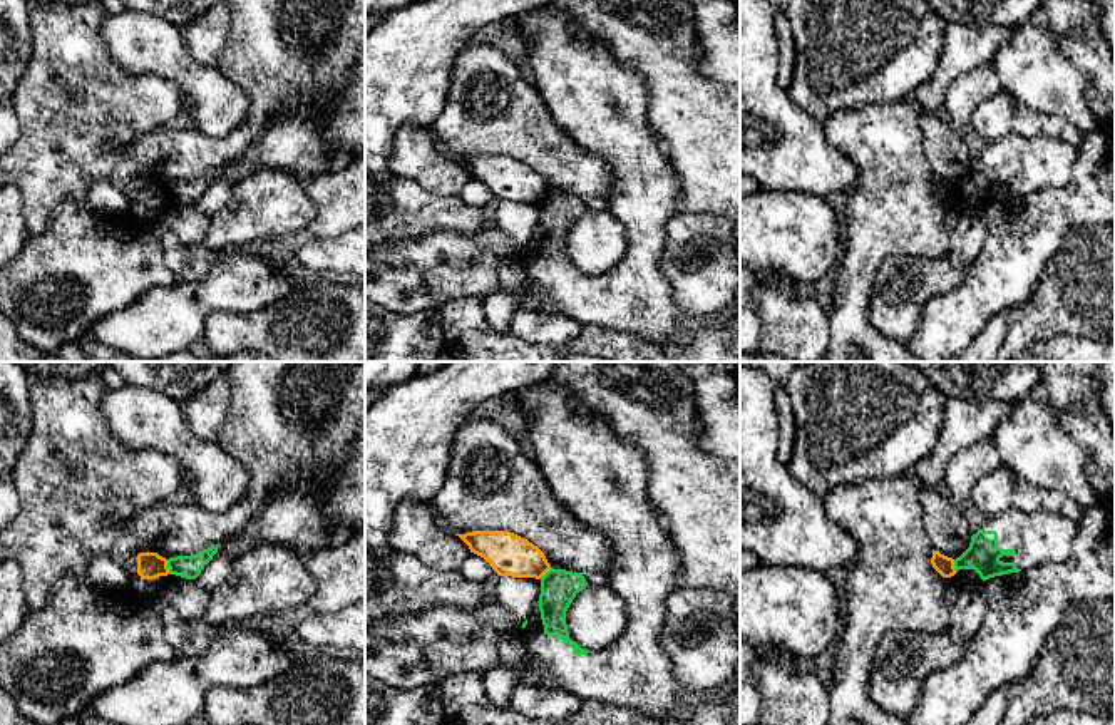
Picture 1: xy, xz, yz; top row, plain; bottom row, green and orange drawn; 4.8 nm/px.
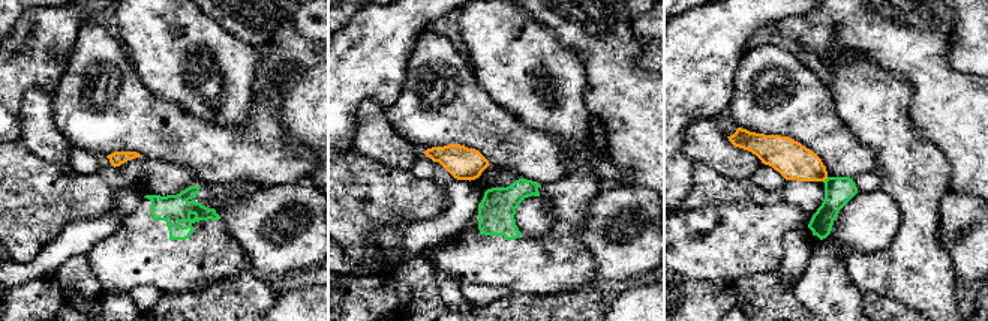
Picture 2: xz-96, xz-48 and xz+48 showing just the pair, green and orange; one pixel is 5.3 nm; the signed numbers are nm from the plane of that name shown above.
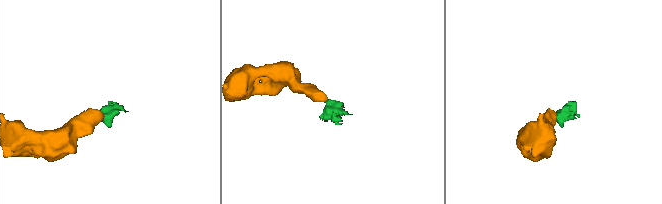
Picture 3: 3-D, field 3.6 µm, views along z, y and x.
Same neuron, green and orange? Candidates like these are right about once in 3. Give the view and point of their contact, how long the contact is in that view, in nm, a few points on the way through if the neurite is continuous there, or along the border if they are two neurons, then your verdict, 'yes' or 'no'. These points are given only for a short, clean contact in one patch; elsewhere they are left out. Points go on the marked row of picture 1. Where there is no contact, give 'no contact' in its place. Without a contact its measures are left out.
meets green in xy at (168, 566); contact 70 nm long; border along xy (166, 560), (169, 573); no

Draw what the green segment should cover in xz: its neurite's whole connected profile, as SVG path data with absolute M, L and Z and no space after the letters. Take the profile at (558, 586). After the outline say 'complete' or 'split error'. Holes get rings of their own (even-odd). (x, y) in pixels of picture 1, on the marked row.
M549 378L524 387L514 400L527 427L534 462L558 502L584 526L608 536L614 561L606 586L619 596L626 611L626 628L609 648L581 648L569 638L566 611L588 583L583 573L551 568L541 578L537 604L519 628L524 645L524 660L516 668L519 680L536 668L542 686L561 688L583 703L635 708L665 725L681 725L686 718L680 710L683 686L660 646L666 599L678 588L681 556L651 509L643 450L618 439L604 417L578 410L571 392Z | split error

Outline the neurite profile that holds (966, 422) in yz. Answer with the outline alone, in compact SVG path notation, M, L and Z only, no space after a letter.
M948 397L946 417L938 442L929 455L912 470L921 487L943 487L946 467L963 449L993 437L999 422L1008 417L1011 404L1001 400L971 402Z

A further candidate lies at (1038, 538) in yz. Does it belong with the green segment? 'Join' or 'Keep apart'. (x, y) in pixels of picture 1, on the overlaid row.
Join

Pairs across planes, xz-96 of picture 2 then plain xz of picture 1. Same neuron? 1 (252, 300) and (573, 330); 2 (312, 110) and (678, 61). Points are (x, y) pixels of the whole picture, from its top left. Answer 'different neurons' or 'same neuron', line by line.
1: different neurons
2: same neuron

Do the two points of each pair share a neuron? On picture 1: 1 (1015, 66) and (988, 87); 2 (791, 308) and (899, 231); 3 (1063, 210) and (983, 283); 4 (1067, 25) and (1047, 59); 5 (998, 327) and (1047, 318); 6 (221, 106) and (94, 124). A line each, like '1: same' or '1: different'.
1: different
2: different
3: same
4: different
5: different
6: different

